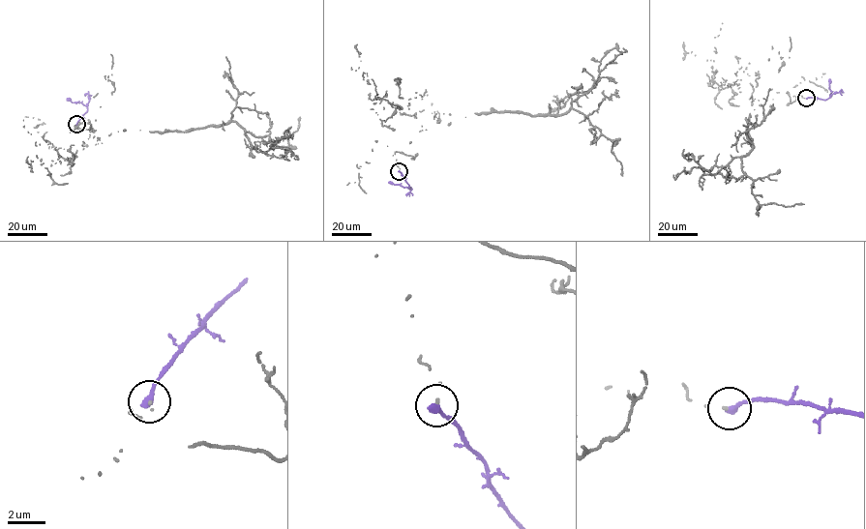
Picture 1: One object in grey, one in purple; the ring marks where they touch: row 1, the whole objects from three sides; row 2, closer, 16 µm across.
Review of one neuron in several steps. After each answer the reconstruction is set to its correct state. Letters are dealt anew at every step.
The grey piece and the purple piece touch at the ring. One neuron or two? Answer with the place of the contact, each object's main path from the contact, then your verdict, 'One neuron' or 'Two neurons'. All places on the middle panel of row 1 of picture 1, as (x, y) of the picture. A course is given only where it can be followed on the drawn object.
Place: (399, 171). Course of grey: (399, 170), (396, 160), (435, 113), (552, 115), (573, 108), (612, 142), (612, 153), (621, 164), (622, 176). Course of purple: (399, 171), (409, 187), (388, 182). One neuron

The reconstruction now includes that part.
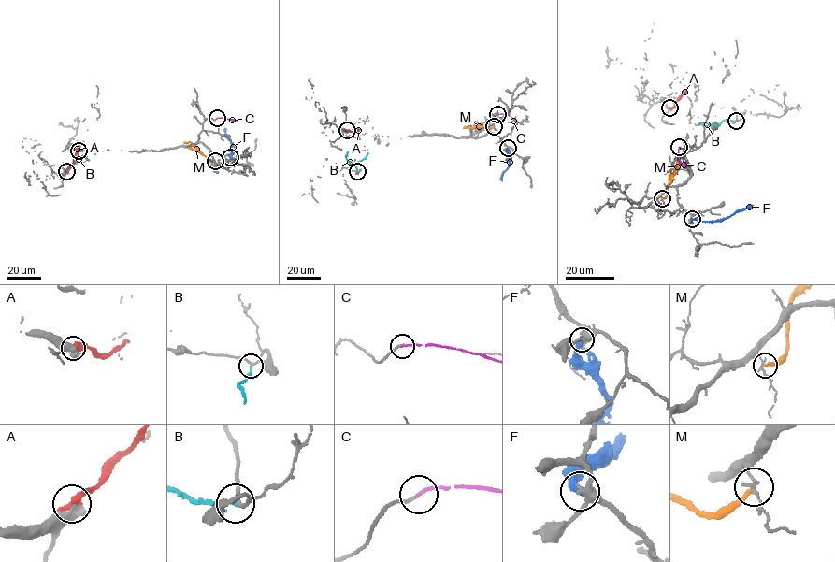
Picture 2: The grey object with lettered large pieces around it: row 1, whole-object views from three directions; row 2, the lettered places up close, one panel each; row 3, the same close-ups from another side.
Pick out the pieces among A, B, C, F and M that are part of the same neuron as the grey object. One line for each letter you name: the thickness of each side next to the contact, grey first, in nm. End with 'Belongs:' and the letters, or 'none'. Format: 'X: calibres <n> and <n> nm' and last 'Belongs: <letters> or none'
C: calibres 160 and 140 nm
Belongs: C

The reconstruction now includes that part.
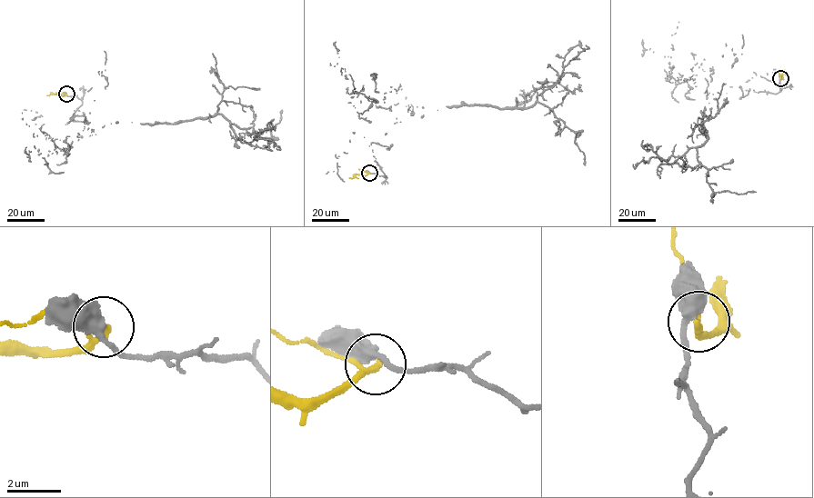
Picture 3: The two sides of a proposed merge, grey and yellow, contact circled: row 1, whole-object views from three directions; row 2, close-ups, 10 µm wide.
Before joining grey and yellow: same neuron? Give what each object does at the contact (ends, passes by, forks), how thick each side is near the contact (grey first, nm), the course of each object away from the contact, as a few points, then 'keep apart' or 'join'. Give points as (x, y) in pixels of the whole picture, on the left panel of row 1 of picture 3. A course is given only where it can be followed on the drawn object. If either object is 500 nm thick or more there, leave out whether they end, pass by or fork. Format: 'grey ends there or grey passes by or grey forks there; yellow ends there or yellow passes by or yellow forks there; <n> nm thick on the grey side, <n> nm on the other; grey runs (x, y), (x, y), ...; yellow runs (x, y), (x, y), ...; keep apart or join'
grey passes by; yellow passes by; 400 nm thick on the grey side, 190 nm on the other; grey runs (66, 94), (82, 102), (68, 123), (80, 136), (111, 124), (176, 124), (218, 114), (267, 138), (282, 110); yellow runs (66, 94), (46, 95); keep apart

